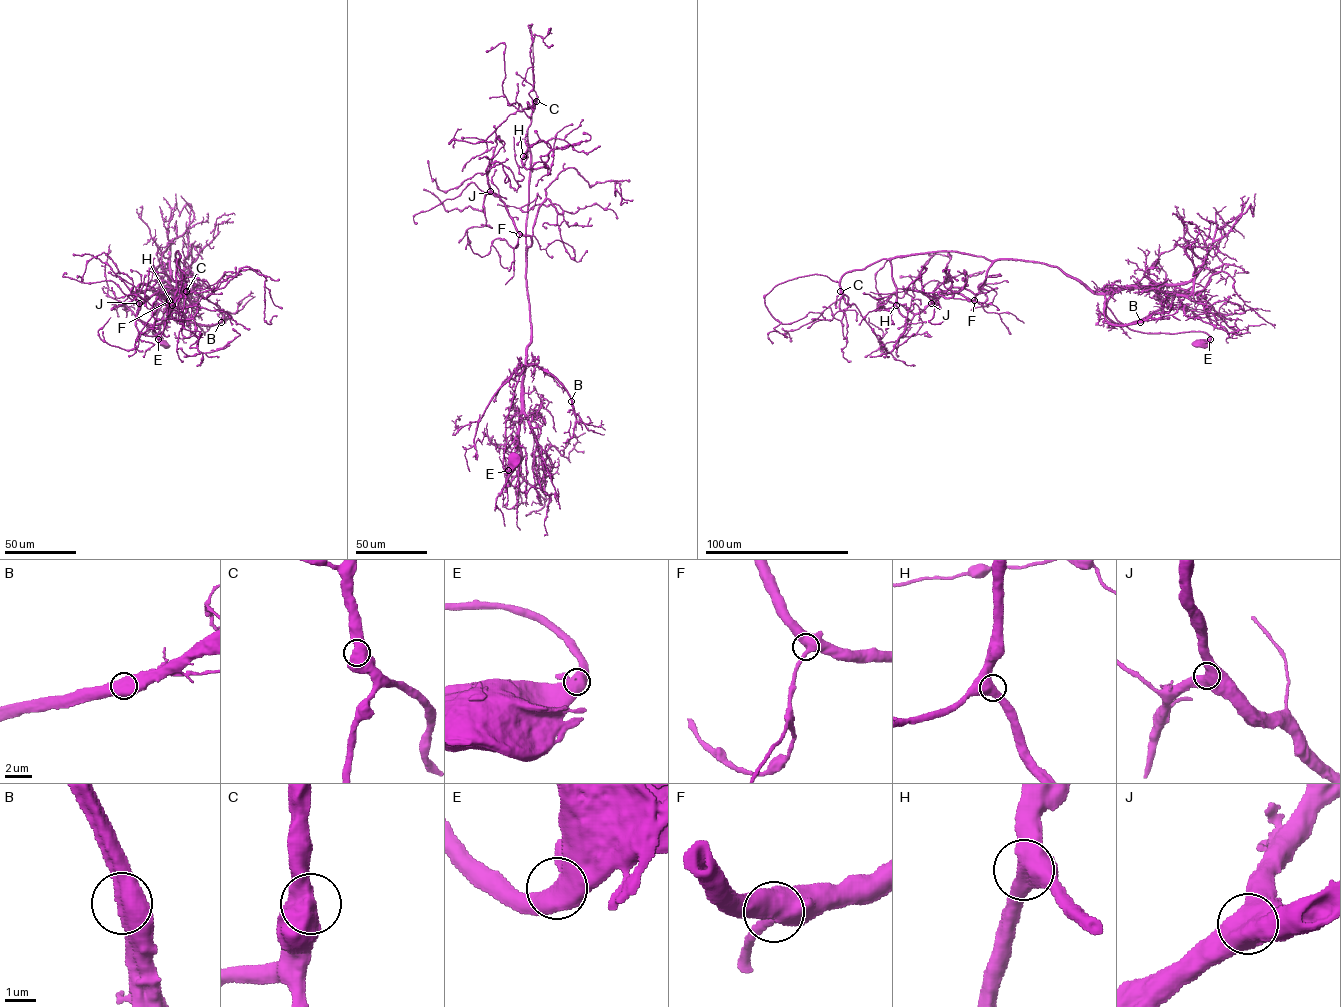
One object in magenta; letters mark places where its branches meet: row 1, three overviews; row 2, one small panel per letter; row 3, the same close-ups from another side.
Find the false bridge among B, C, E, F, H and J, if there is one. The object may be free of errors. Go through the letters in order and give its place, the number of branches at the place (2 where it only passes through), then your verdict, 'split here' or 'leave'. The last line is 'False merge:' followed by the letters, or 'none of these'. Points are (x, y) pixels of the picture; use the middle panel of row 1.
B: at (571, 401); 2 branches meet; split here
C: at (536, 101); 2 branches meet; leave
E: at (508, 470); 2 branches meet; leave
F: at (519, 234); 2 branches meet; leave
H: at (523, 156); 2 branches meet; leave
J: at (490, 191); 2 branches meet; leave
False merge: B

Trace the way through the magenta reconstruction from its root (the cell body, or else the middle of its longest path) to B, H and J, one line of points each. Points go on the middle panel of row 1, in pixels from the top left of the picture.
B: (514, 457), (506, 470), (506, 419), (526, 365), (547, 371), (571, 401)
H: (514, 457), (506, 470), (506, 419), (530, 341), (526, 243), (530, 152), (523, 156)
J: (514, 457), (506, 470), (506, 419), (530, 341), (526, 251), (531, 238), (517, 231), (505, 204), (490, 191)

